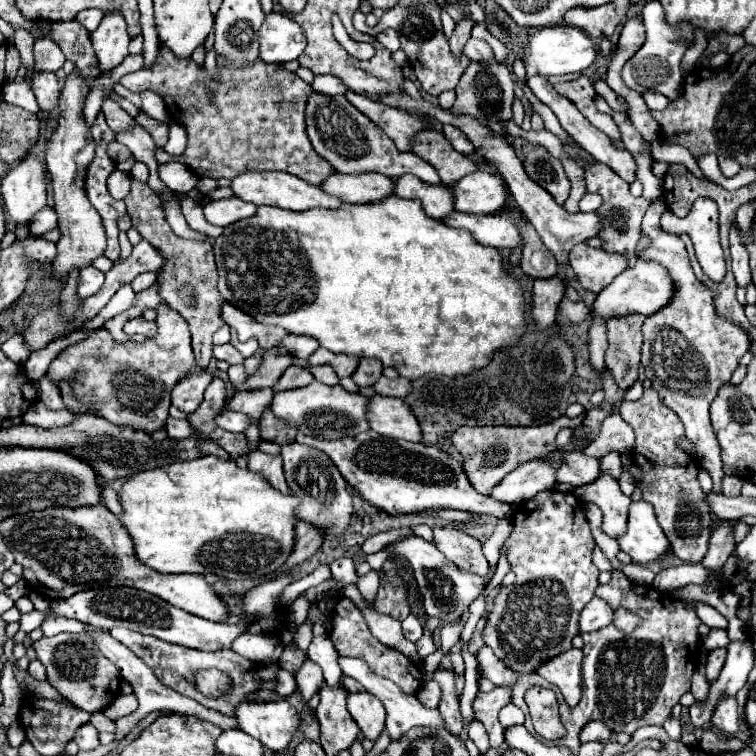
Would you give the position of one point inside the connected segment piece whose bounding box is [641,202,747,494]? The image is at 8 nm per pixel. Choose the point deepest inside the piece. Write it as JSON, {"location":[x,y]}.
{"location":[688,353]}

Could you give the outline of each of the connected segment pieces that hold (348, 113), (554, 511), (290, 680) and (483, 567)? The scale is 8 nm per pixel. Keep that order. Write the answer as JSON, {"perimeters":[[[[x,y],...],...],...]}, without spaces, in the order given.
{"perimeters":[[[[309,96],[307,102],[307,134],[319,156],[323,156],[337,172],[343,174],[363,174],[363,172],[379,172],[389,178],[399,178],[403,174],[413,174],[427,184],[441,184],[435,168],[421,160],[413,152],[399,152],[395,142],[387,138],[367,116],[363,116],[357,108],[353,108],[345,96]]],[[[543,490],[535,494],[531,500],[527,500],[513,512],[511,524],[513,530],[503,542],[501,552],[505,552],[511,570],[517,574],[517,580],[507,588],[499,588],[493,602],[493,610],[487,616],[483,640],[507,668],[531,674],[543,662],[573,648],[571,640],[579,634],[579,612],[595,596],[595,588],[599,586],[599,570],[591,562],[591,552],[595,548],[591,528],[585,518],[583,504],[573,492]]],[[[279,664],[279,671],[277,673],[276,692],[282,697],[289,696],[289,694],[295,692],[295,678],[281,664]]],[[[435,528],[435,546],[453,560],[459,568],[467,572],[475,572],[479,576],[485,576],[489,572],[487,558],[481,552],[479,540],[469,536],[467,532],[459,528]]]]}

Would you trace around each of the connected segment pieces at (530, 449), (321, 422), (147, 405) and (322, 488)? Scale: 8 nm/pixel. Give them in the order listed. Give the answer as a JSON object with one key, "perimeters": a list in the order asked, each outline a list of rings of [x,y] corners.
{"perimeters":[[[[585,412],[577,418],[561,416],[543,426],[531,428],[507,428],[507,426],[463,426],[453,434],[453,444],[463,457],[465,472],[473,484],[473,488],[485,496],[515,468],[529,460],[537,460],[539,456],[547,456],[549,452],[557,450],[555,436],[561,428],[577,428],[585,420]]],[[[313,380],[305,388],[295,388],[291,392],[277,392],[271,402],[271,408],[277,418],[287,420],[303,434],[325,440],[337,440],[343,436],[357,436],[361,432],[367,432],[369,430],[369,420],[365,416],[367,406],[369,398],[361,396],[359,392],[347,392],[341,384],[327,386],[319,384],[317,380]]],[[[161,304],[157,312],[157,338],[149,338],[143,344],[115,344],[109,330],[99,328],[91,332],[89,338],[63,350],[51,362],[47,374],[51,376],[51,380],[59,380],[59,376],[71,376],[71,372],[83,368],[87,384],[95,388],[95,398],[99,400],[99,412],[95,412],[97,416],[105,416],[113,424],[133,426],[135,430],[143,430],[149,434],[163,428],[165,418],[169,416],[173,386],[187,374],[201,374],[203,368],[199,368],[193,358],[187,322],[165,304]]],[[[299,442],[283,444],[281,446],[281,456],[283,456],[283,466],[285,466],[285,478],[289,484],[289,490],[301,498],[301,506],[297,508],[297,514],[301,520],[315,524],[317,528],[323,528],[327,536],[331,534],[341,534],[353,514],[353,502],[351,502],[351,492],[347,490],[347,482],[331,462],[327,454],[321,450],[315,450],[311,446],[303,446]]]]}

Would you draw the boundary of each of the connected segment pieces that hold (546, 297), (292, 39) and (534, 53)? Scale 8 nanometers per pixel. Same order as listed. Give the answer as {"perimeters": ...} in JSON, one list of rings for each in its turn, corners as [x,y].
{"perimeters":[[[[559,276],[537,278],[533,286],[533,318],[541,330],[555,322],[559,302],[565,294],[565,284]]],[[[267,14],[259,30],[259,58],[267,64],[281,64],[297,60],[307,46],[301,26],[287,14]]],[[[567,24],[553,26],[553,28],[539,28],[523,42],[523,46],[529,48],[529,52],[525,54],[527,76],[533,76],[533,74],[553,76],[553,74],[583,72],[593,64],[593,60],[597,56],[595,42],[585,32],[581,32],[579,28],[567,26]]]]}

